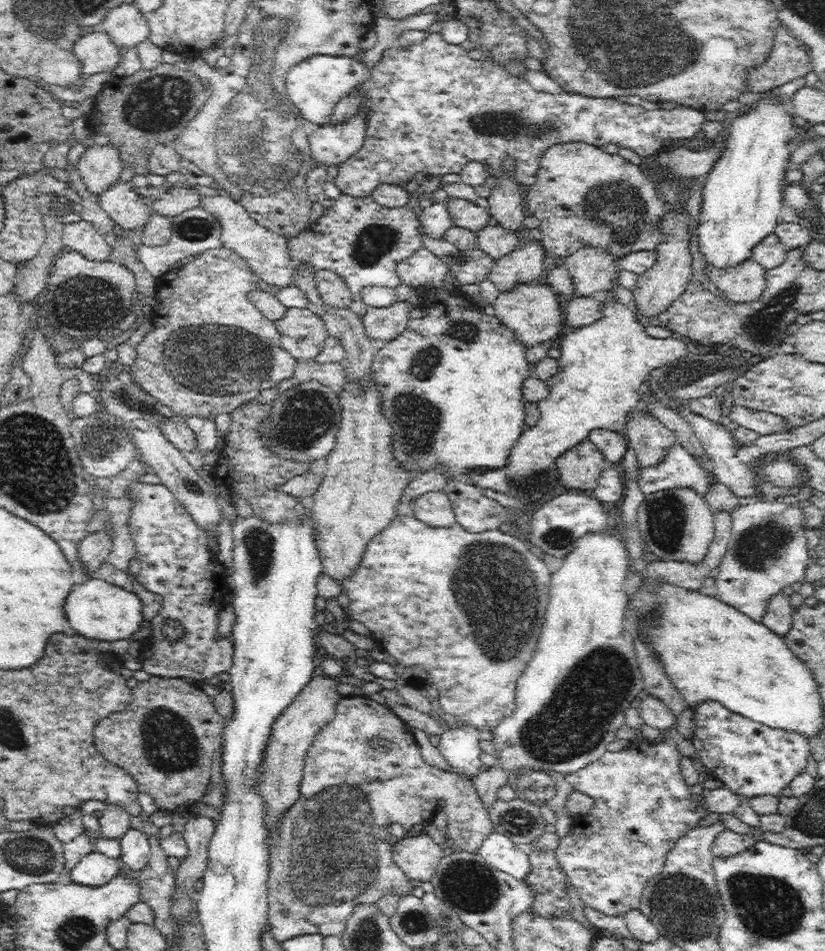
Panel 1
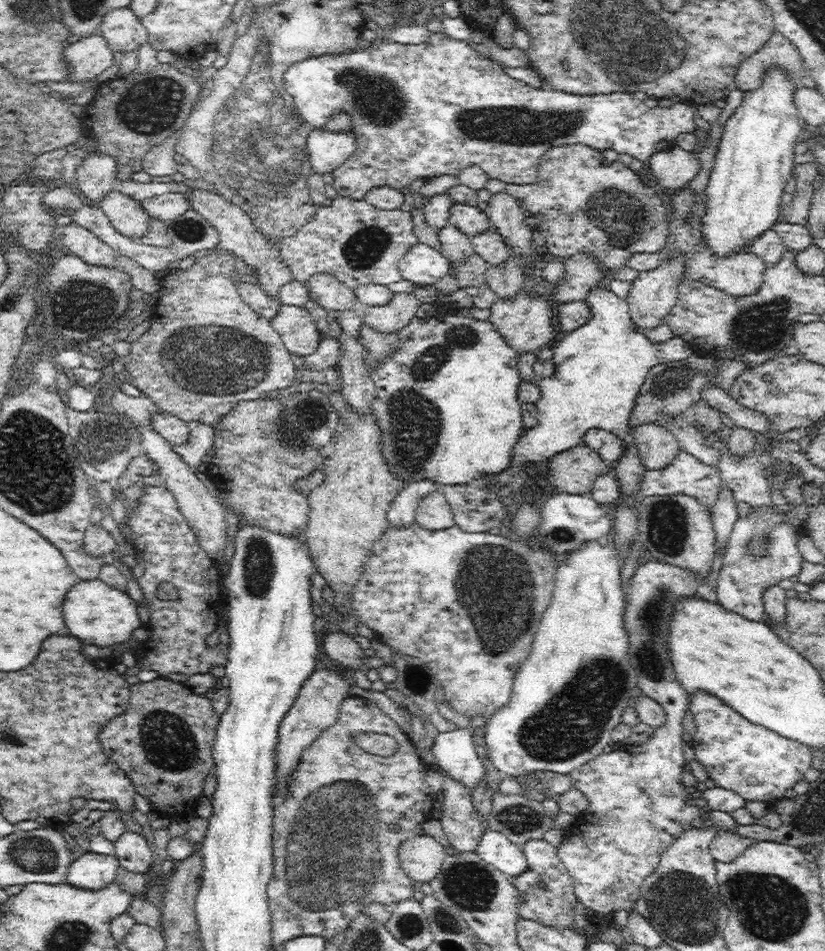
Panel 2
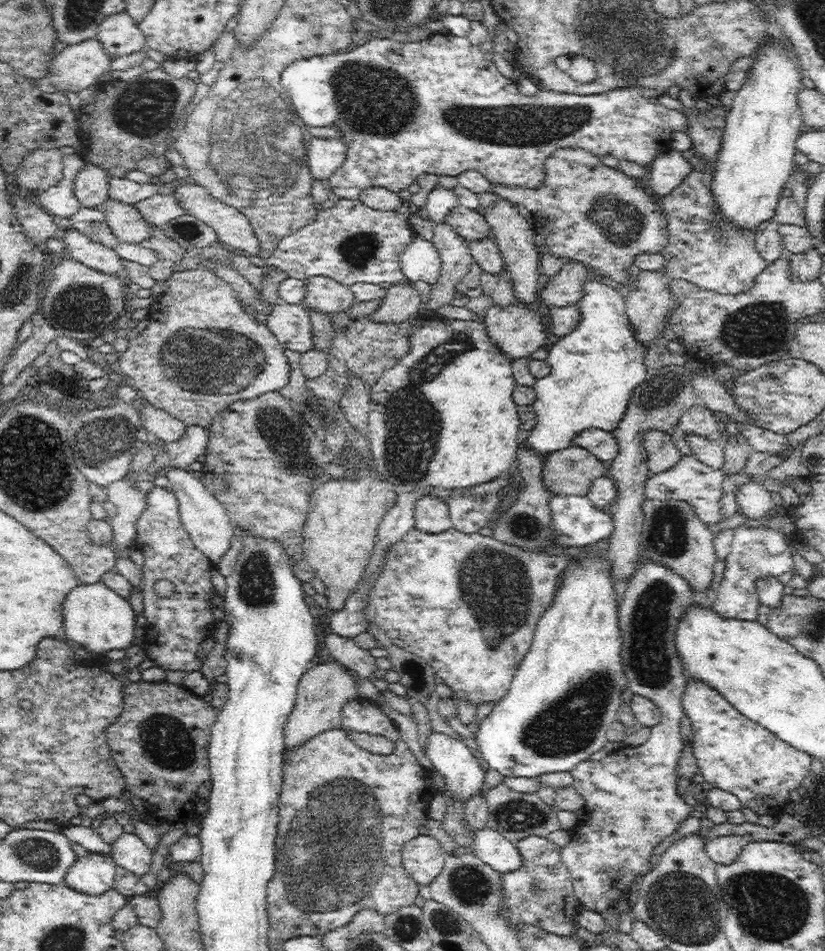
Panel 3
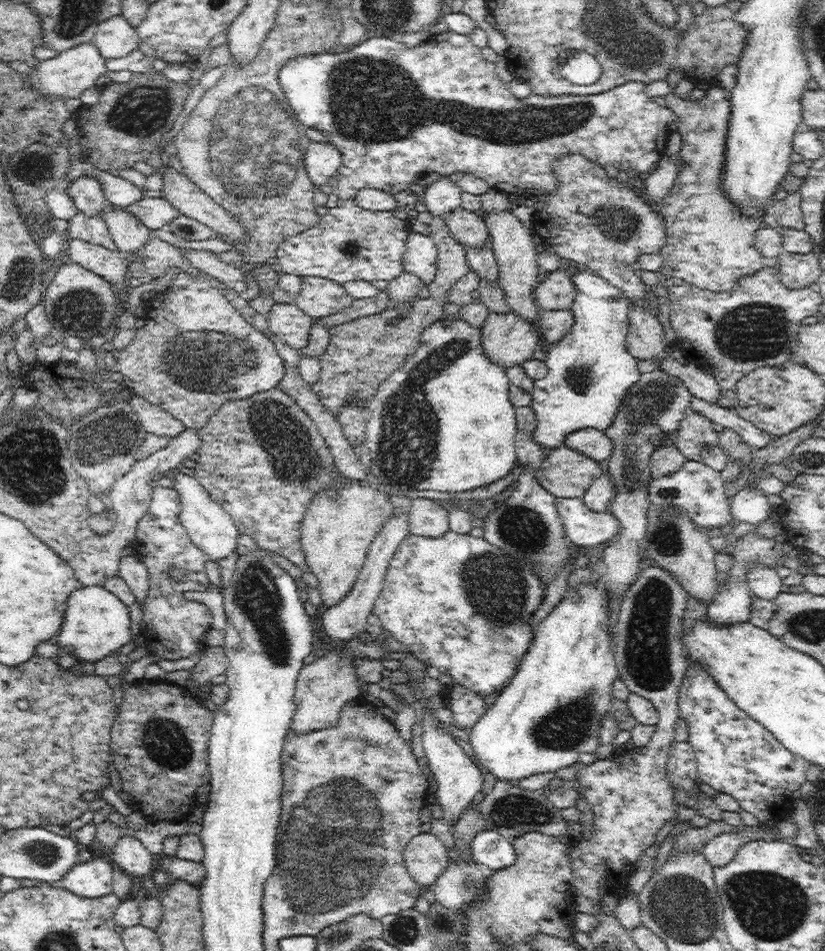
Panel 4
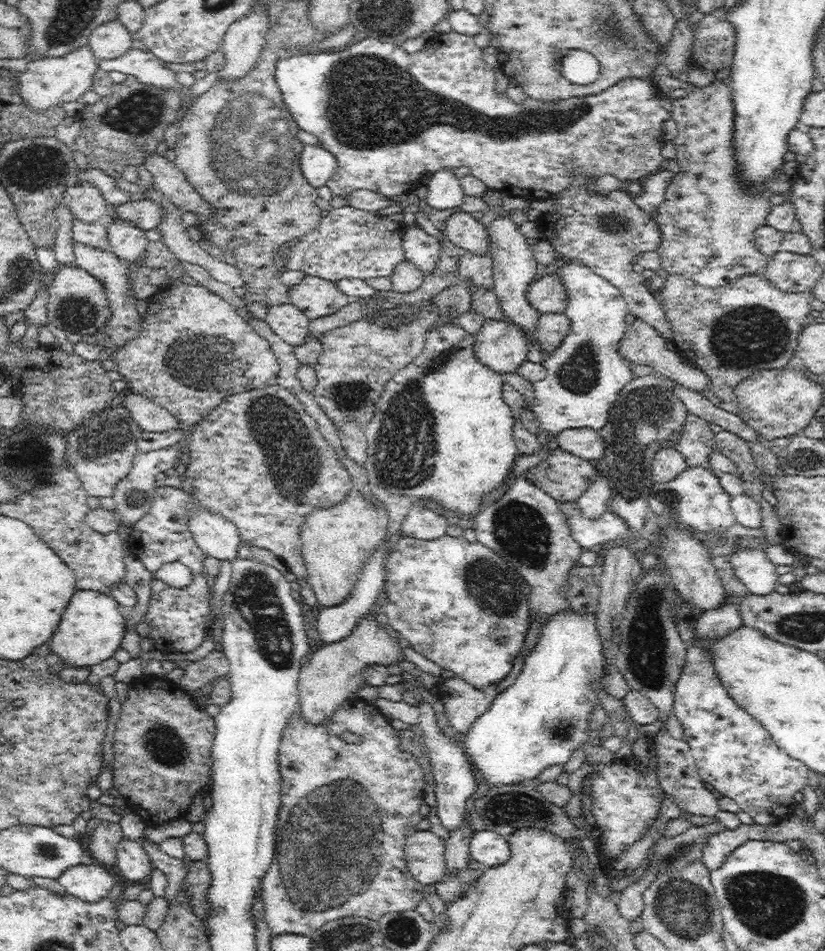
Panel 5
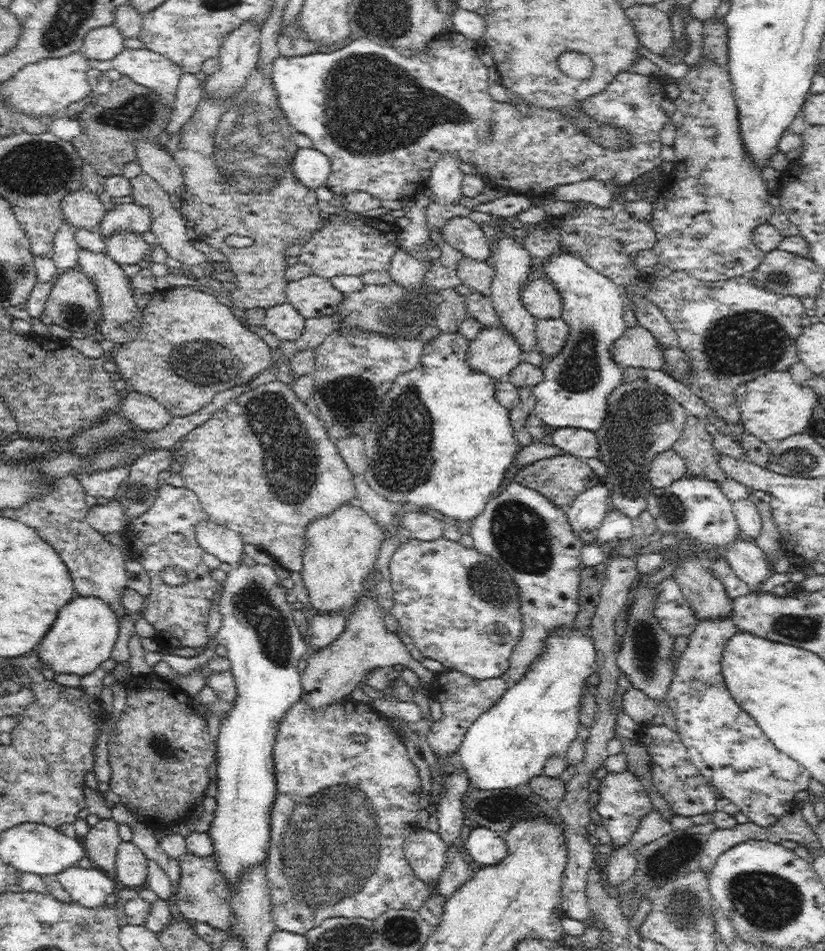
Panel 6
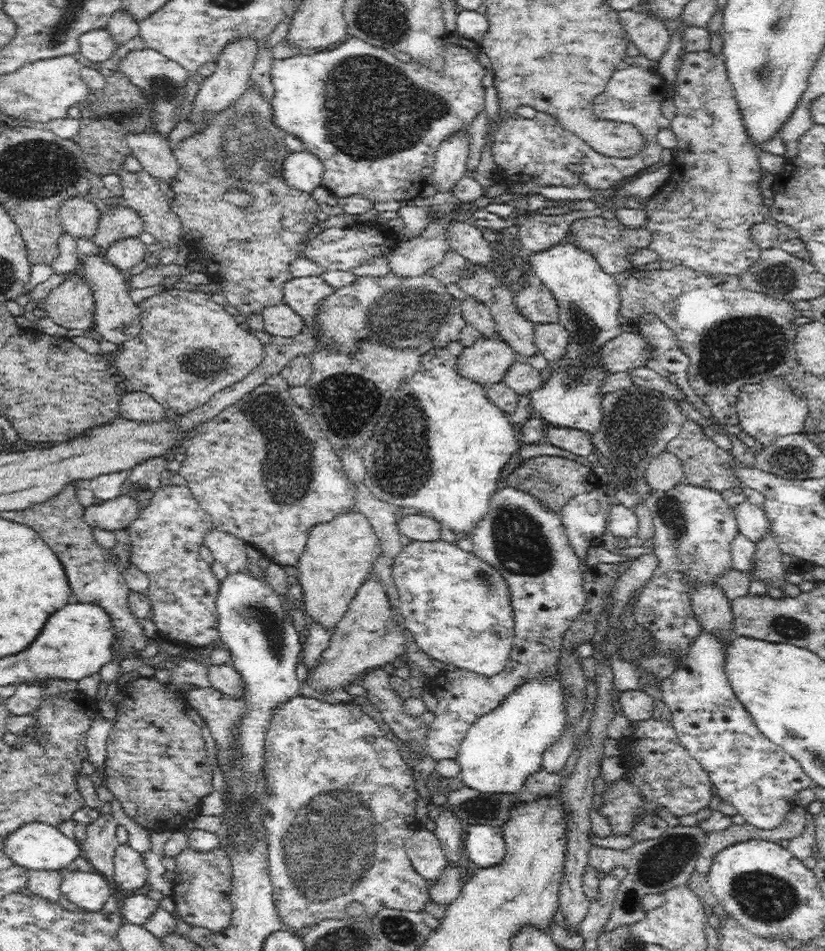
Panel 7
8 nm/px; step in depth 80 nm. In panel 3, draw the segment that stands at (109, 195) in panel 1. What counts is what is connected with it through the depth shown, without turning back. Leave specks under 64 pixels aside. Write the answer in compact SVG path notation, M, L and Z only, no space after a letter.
M110 199L101 208L112 233L120 242L138 244L151 235L153 226L148 224L135 205Z

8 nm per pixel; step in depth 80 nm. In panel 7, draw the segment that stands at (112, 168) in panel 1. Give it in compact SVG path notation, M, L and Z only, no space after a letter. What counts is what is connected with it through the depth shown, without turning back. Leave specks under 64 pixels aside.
M80 195L66 199L59 208L60 226L75 239L93 238L101 212L92 201Z

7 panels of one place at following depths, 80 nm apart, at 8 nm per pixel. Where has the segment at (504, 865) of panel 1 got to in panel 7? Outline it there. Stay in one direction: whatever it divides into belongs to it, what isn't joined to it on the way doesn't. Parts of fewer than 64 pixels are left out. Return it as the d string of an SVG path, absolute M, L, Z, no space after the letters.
M477 824L466 826L466 829L465 850L478 868L493 867L502 862L505 855L503 827Z

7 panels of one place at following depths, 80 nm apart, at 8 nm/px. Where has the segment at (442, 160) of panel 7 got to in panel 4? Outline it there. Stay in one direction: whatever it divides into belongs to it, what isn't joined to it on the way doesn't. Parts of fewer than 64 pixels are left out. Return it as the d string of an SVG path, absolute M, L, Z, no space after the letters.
M442 175L432 185L425 189L425 196L422 200L432 214L446 216L455 208L460 207L460 194L463 190L459 185L448 179L448 176Z

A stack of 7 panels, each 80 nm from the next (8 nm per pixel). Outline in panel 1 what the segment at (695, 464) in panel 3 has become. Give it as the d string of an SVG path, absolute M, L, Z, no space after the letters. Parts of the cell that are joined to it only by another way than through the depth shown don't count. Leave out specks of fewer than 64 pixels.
M676 442L660 464L640 468L638 483L645 496L672 488L690 488L704 498L714 480L713 470L708 471L682 443Z

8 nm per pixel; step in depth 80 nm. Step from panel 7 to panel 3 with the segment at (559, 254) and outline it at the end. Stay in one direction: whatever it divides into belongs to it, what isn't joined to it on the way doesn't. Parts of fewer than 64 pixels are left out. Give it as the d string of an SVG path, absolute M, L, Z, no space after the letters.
M589 277L582 284L582 298L576 305L581 314L579 323L550 348L546 358L550 364L550 372L544 378L535 379L532 386L536 393L532 405L537 412L537 423L530 435L523 440L528 449L544 458L553 451L572 447L576 435L588 428L616 430L618 422L622 420L628 408L634 388L644 382L647 372L644 365L647 348L640 341L636 341L634 332L630 330L631 322L625 309L624 292L614 289L610 282L602 283L599 278L594 280L593 277Z

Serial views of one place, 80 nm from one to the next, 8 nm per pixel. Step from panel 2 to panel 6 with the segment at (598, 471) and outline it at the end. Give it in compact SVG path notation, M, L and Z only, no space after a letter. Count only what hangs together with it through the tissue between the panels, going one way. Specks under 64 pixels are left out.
M568 453L560 454L560 456L554 456L553 458L544 458L544 460L538 460L534 464L523 467L518 471L518 475L514 479L514 482L518 485L540 492L554 505L558 505L561 508L566 508L566 506L574 502L578 494L598 486L603 481L588 464L580 462L577 457Z

